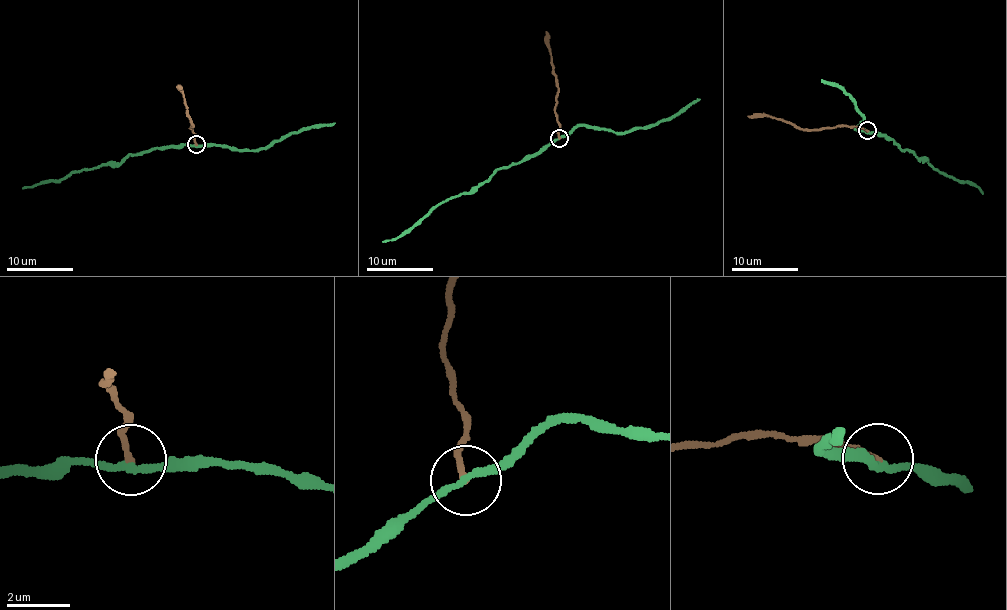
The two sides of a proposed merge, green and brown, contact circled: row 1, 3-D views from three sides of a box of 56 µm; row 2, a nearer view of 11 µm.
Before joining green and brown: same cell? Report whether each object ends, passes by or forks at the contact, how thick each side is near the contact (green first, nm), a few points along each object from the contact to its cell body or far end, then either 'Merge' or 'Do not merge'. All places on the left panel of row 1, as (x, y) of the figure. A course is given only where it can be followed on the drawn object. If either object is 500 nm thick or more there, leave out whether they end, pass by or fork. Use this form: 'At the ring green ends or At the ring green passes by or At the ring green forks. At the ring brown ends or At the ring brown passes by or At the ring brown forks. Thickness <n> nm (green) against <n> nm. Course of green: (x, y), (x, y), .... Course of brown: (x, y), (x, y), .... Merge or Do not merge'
At the ring green passes by. At the ring brown ends. Thickness 220 nm (green) against 200 nm. Course of green: (195, 144), (140, 151), (125, 156), (119, 163), (22, 188). Course of brown: (195, 144), (178, 85). Do not merge

